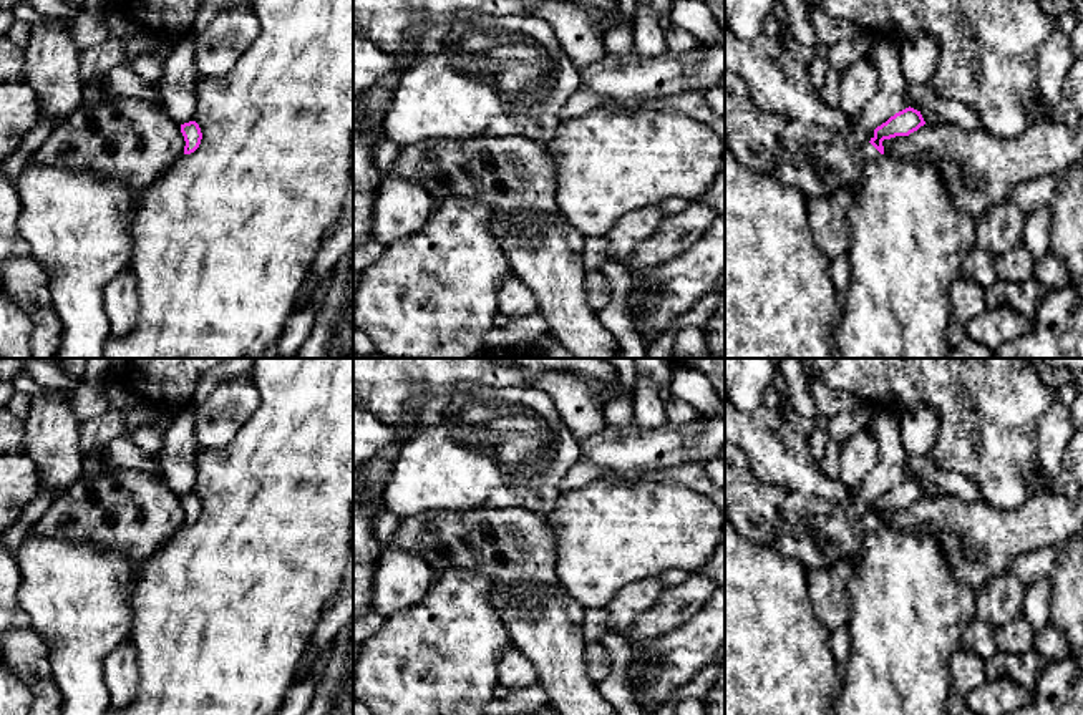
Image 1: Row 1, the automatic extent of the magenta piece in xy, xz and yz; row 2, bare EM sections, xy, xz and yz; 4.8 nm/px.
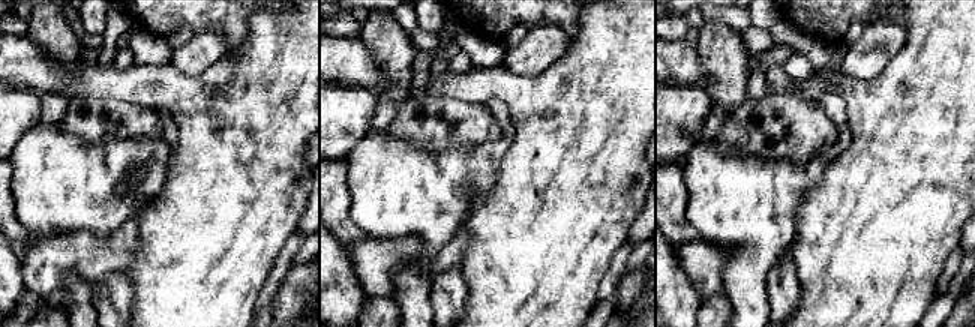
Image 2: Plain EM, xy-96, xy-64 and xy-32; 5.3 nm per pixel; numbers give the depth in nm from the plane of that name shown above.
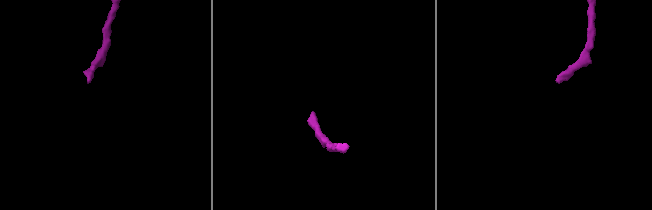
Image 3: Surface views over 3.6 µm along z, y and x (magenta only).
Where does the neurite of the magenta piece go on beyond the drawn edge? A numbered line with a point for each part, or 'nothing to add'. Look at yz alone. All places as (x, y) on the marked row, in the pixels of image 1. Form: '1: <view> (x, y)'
1: yz (818, 161)

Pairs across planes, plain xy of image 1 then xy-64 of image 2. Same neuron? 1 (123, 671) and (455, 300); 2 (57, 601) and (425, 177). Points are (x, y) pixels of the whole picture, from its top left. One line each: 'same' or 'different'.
1: same
2: same

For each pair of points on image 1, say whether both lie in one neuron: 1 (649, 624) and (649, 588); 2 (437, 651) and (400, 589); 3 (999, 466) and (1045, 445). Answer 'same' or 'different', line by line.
1: different
2: different
3: different

